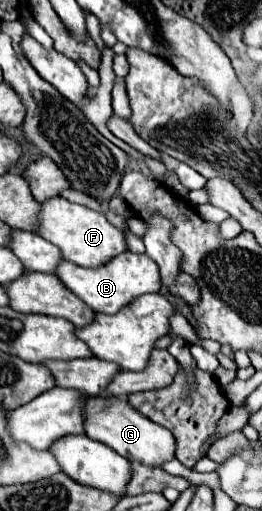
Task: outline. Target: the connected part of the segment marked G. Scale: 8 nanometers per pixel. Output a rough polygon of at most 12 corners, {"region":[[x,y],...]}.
{"region":[[125,399],[85,401],[85,431],[129,461],[161,467],[175,437]]}

